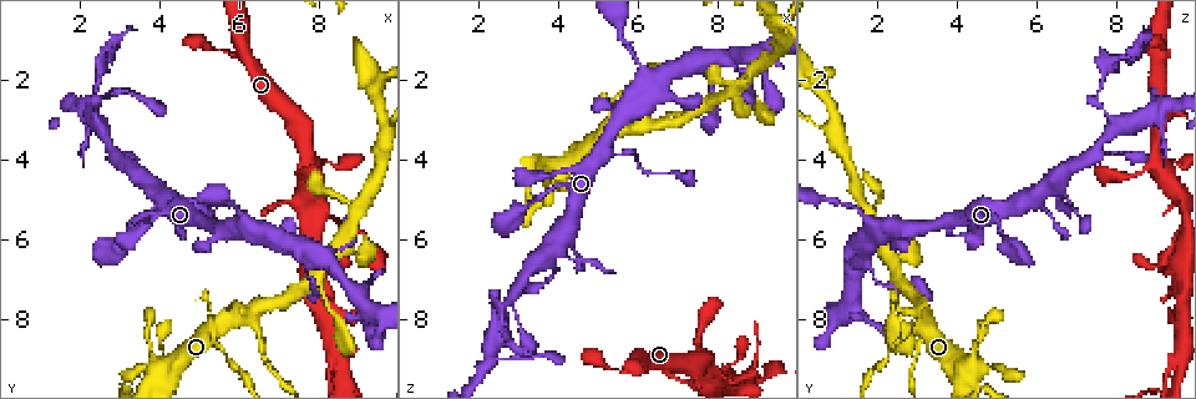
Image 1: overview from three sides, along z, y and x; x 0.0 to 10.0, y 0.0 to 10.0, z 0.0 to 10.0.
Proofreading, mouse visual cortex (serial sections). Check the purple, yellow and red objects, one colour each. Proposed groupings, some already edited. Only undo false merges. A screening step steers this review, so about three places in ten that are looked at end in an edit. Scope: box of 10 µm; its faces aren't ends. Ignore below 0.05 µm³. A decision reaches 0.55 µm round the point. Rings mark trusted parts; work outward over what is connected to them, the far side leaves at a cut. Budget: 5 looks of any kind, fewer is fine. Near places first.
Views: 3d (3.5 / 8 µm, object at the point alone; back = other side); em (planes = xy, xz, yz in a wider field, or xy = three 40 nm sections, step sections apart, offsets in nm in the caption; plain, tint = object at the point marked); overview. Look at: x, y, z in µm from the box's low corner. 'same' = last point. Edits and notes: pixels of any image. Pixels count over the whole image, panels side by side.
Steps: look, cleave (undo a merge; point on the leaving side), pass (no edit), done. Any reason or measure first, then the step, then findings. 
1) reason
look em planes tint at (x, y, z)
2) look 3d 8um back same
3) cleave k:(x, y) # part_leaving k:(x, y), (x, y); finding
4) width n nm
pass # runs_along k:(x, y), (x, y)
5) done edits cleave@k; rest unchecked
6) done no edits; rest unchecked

small branch off a trunk
look 3d 3.5um at (5.45, 5.75, 3.85)

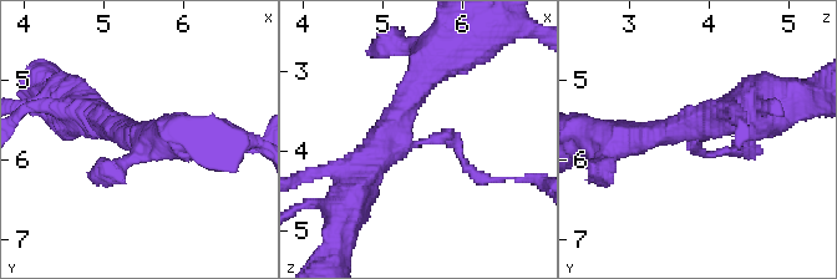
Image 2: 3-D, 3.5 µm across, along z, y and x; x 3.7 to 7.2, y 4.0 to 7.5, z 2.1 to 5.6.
arms 3; arm_widths 100, 350, 450 nm; now the EM
look em planes tint at (5.50, 5.75, 3.85)

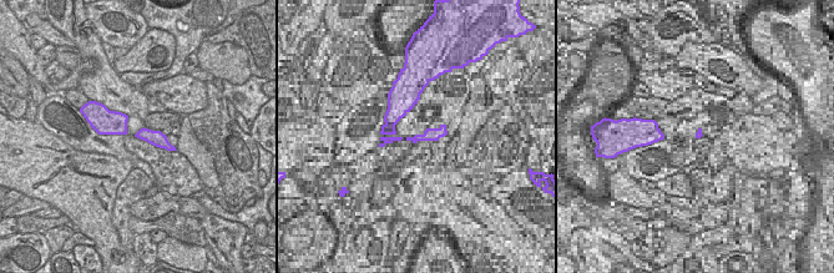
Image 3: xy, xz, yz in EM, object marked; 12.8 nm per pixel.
pass # runs_along 2:(81, 111), (177, 153), (201, 150); continuous, no second cell

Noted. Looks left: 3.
thin arm on a thick one
look 3d 3.5um at (2.55, 3.20, 8.00)

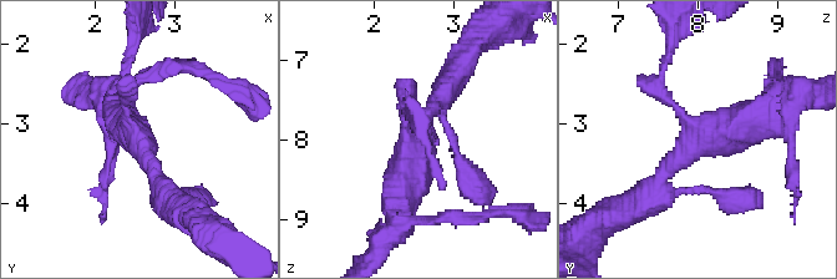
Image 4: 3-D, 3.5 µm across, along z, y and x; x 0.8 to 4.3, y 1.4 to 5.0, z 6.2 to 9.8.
arms 3; arm_widths 150, 300, 400 nm; now the EM
look em xy step 5 tint at (2.50, 3.20, 8.00)

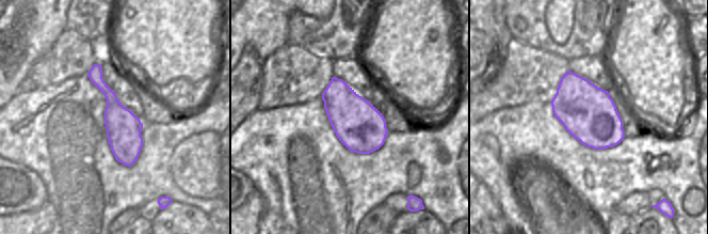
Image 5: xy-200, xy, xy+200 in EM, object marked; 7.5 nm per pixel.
width 380 nm
pass # runs_along 5:(96, 66), (129, 162); one cell here

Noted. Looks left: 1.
done no edits; rest unchecked

